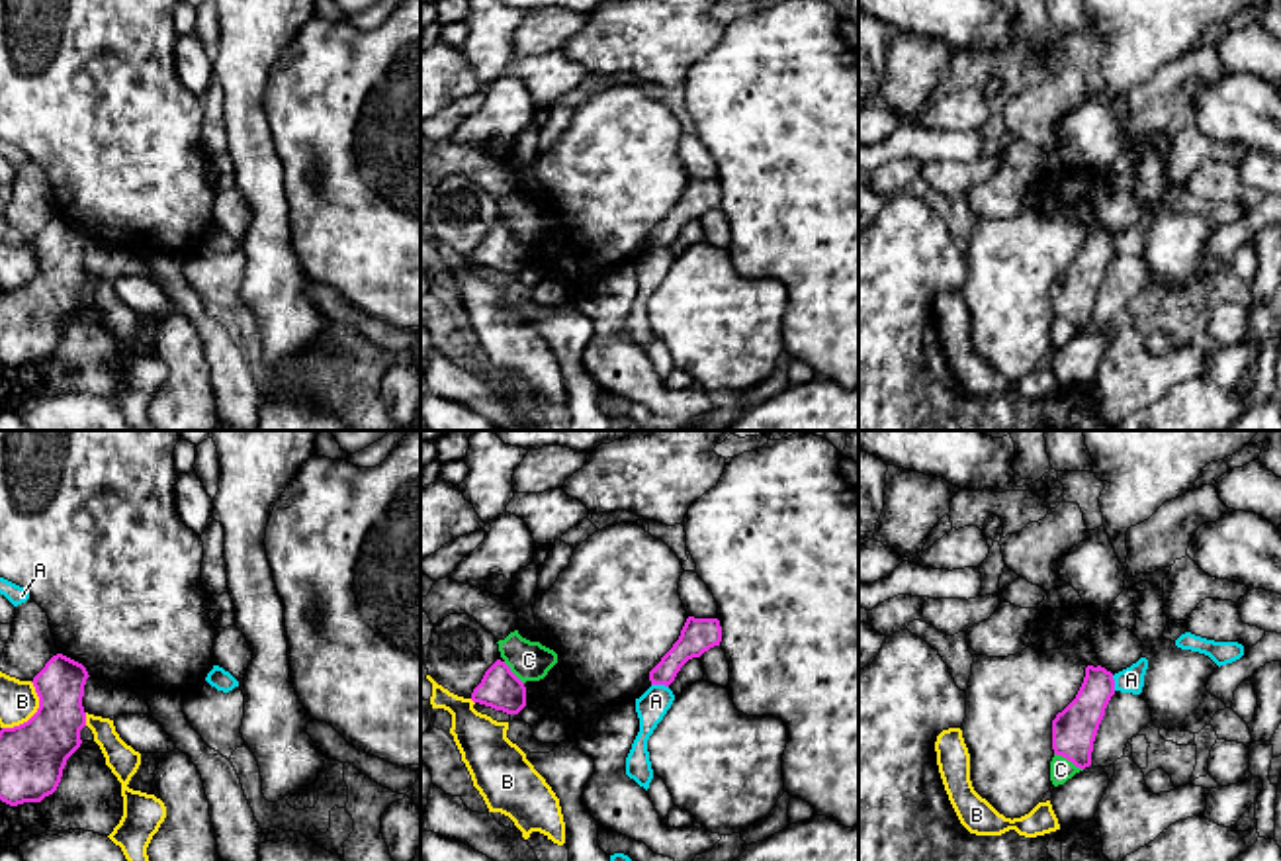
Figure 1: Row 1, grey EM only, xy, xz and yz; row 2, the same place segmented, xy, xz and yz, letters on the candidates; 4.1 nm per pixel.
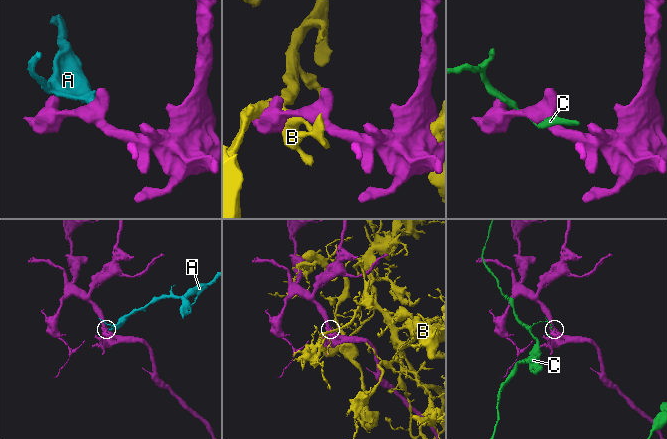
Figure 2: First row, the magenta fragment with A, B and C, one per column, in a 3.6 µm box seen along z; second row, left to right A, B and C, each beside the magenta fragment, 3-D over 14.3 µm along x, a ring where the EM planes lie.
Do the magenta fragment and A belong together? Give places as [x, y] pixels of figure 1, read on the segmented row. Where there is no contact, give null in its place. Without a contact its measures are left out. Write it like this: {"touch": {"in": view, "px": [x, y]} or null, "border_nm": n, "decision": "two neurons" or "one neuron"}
{"touch": {"in": "xz", "px": [660, 683]}, "border_nm": 70, "decision": "two neurons"}

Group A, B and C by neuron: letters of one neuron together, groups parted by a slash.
A / B / C

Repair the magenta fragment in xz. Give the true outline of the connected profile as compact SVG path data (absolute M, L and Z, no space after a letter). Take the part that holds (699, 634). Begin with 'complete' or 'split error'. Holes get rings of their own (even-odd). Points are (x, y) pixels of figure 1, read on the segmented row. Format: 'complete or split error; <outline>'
complete; M688 616L681 630L679 640L649 671L651 685L669 687L688 659L700 657L710 648L720 646L720 642L722 626L718 618Z

